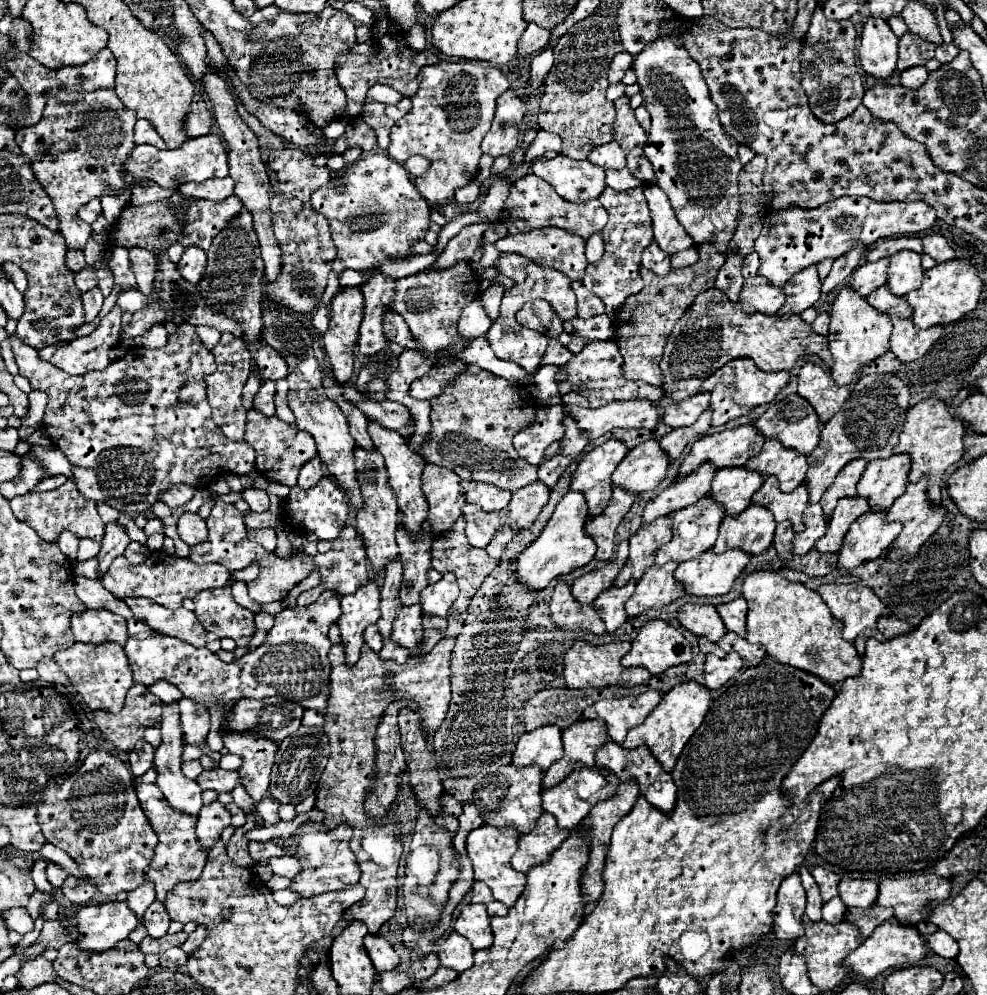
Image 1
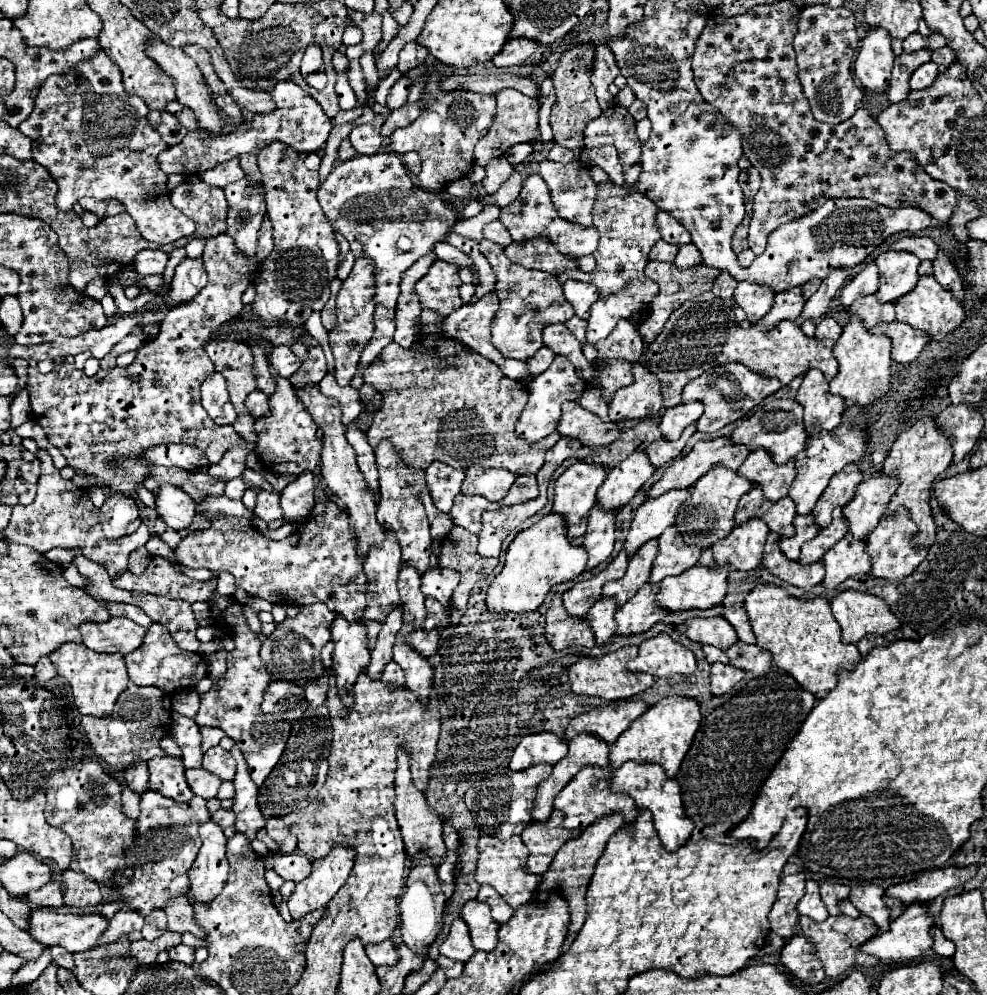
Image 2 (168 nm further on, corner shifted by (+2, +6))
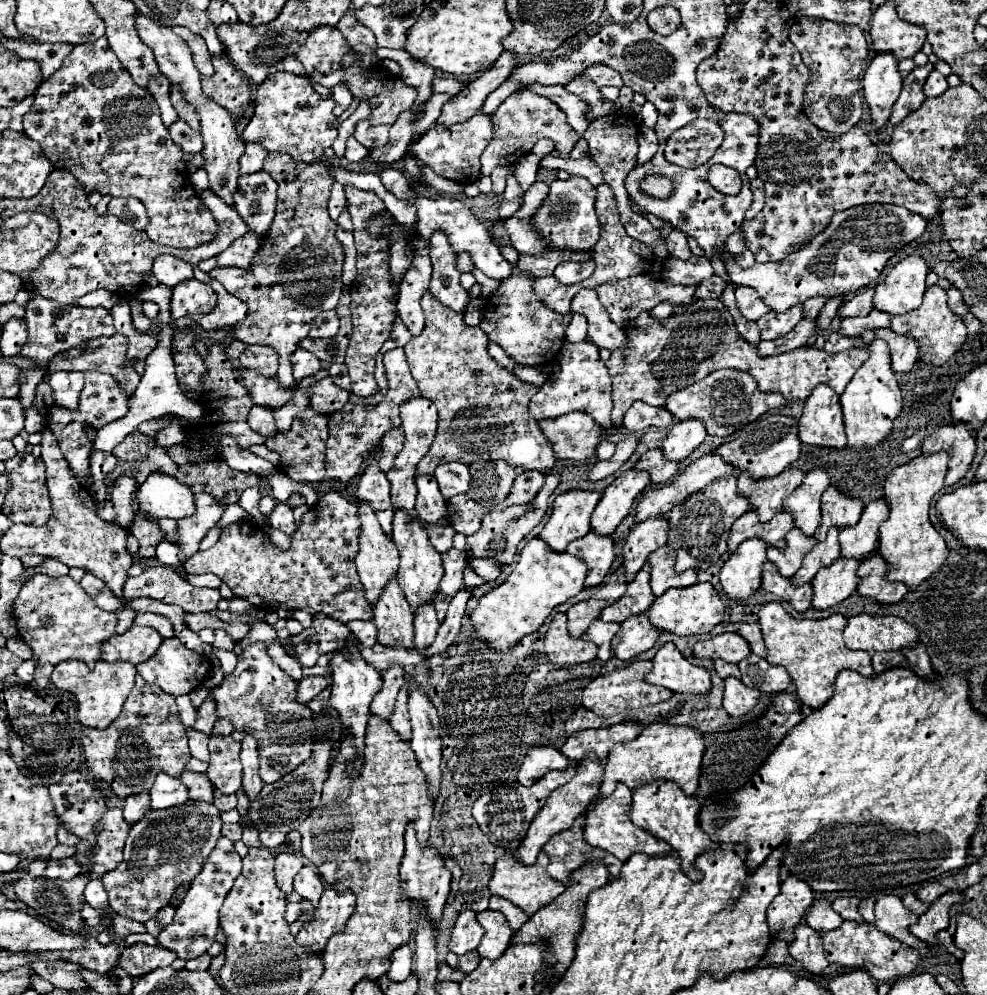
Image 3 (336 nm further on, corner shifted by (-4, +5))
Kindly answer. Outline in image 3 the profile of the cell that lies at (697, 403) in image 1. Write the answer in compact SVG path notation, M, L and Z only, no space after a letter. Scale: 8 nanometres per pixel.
M684 419L672 425L668 437L664 439L662 451L666 459L682 461L688 457L706 437L706 429L698 419Z

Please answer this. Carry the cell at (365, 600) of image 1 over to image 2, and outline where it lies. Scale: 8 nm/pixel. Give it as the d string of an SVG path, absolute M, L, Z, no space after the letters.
M338 616L330 626L330 634L334 642L332 674L336 676L336 686L342 704L350 710L354 698L348 692L356 684L358 674L362 674L370 664L366 628L362 622L348 622Z

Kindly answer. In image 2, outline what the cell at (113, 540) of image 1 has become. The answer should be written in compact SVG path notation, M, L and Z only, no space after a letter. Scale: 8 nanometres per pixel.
M110 494L100 508L100 526L106 538L122 538L130 522L138 518L136 502L126 494Z

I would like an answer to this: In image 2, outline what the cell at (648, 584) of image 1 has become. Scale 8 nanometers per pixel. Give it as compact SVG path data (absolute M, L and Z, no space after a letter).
M658 584L642 586L642 590L638 590L638 594L616 612L616 624L618 624L616 634L620 636L644 634L654 624L664 622L668 614L666 610L658 610L658 606L654 606L656 594L658 594Z

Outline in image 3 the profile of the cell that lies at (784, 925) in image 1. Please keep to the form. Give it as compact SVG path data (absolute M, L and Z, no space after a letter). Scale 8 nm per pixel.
M788 875L782 881L780 893L768 907L770 933L790 943L794 939L794 927L804 919L812 901L814 891L808 887L808 883L796 879L796 875Z

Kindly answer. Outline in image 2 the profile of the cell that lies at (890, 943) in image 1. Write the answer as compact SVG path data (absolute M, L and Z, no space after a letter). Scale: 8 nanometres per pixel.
M912 904L900 918L890 924L888 932L874 936L874 940L862 946L862 952L876 956L878 960L914 960L932 948L930 926L934 918L928 912L928 904Z

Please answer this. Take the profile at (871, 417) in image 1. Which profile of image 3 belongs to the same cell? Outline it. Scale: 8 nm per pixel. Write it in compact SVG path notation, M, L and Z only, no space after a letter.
M812 467L802 485L786 499L784 509L794 515L794 525L804 531L804 535L814 535L820 525L820 497L830 485L830 473L822 467Z

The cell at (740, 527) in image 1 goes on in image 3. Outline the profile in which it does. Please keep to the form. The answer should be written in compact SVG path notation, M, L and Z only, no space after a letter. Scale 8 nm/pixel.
M750 539L726 559L720 571L722 589L732 599L748 599L758 587L762 577L762 565L766 561L766 543Z

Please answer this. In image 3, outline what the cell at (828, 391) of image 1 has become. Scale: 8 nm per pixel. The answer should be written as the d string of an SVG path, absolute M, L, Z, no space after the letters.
M828 385L814 387L812 395L804 401L804 413L800 417L800 441L806 445L818 445L818 447L844 447L846 445L846 433L844 433L844 421L840 411L838 395Z

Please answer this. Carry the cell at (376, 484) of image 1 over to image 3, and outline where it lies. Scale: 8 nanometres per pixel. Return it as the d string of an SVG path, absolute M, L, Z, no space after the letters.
M388 579L382 595L374 603L374 623L378 627L378 643L394 645L400 643L402 647L414 645L414 615L400 591L398 579Z

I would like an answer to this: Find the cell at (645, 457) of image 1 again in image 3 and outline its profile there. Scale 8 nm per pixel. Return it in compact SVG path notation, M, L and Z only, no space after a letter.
M628 469L618 475L612 485L608 485L602 493L600 503L592 515L592 529L600 535L612 535L614 529L622 523L622 519L630 513L630 507L640 491L650 483L644 471Z

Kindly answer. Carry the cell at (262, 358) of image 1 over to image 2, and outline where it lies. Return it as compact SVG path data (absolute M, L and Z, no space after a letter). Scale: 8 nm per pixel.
M276 346L272 350L270 358L272 358L272 364L278 370L278 374L282 374L284 378L290 378L294 372L298 372L298 368L302 364L288 346Z

